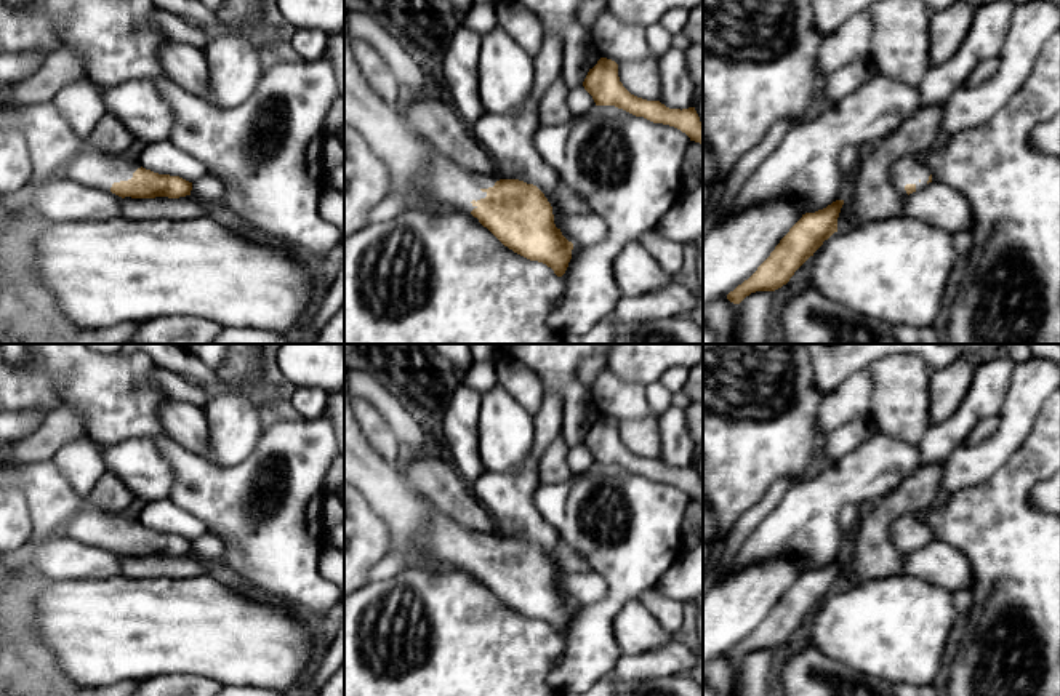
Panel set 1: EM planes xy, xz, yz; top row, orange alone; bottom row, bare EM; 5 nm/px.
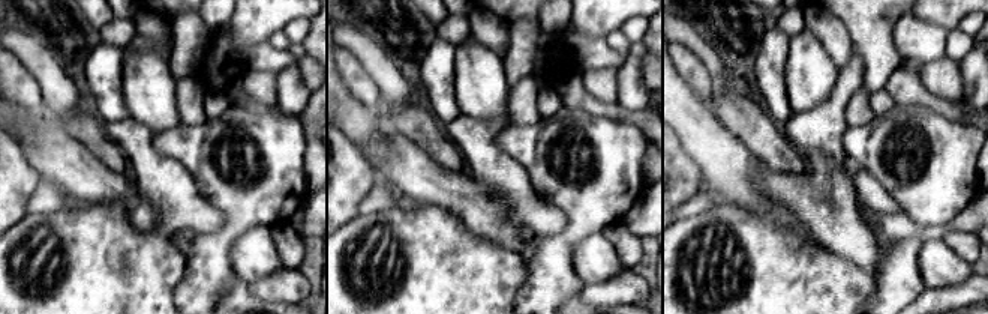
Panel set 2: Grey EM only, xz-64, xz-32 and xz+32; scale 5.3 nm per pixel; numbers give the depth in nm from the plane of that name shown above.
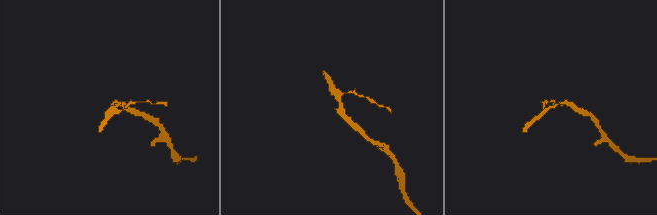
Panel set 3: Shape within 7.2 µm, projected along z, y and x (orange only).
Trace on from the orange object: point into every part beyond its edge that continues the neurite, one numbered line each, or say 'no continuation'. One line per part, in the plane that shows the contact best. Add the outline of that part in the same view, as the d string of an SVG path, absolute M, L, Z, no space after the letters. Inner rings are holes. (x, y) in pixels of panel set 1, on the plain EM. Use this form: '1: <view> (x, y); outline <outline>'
1: xz (452, 544); outline M424 499L431 514L428 528L421 534L423 546L447 568L471 573L472 558L487 555L487 547L503 538L498 533L474 533L460 526L453 518L444 515L431 501Z

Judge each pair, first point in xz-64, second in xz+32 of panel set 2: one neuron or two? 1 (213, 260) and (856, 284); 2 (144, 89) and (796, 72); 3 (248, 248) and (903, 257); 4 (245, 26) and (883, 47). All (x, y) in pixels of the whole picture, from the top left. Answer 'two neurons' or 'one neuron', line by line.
1: two neurons
2: one neuron
3: two neurons
4: two neurons

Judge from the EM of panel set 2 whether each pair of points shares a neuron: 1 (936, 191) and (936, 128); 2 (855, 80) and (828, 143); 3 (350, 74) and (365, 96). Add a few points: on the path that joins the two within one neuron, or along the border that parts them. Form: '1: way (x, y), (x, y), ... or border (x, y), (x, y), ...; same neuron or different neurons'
1: way (936, 176), (936, 143); same neuron
2: way (840, 95), (828, 117), (828, 128); same neuron
3: way (356, 80), (365, 90); same neuron

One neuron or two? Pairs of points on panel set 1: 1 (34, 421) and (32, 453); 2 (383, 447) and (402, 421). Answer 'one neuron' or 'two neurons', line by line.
1: two neurons
2: two neurons

